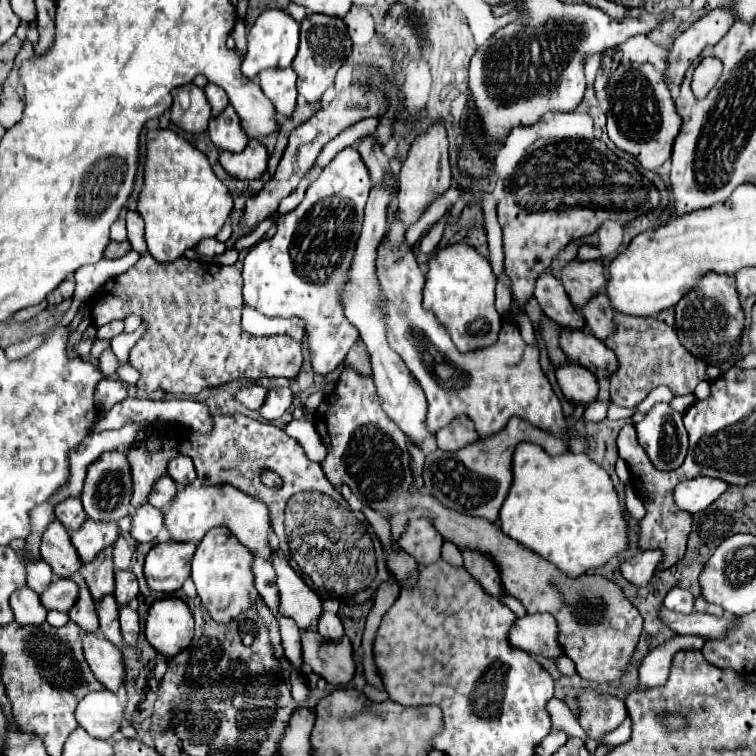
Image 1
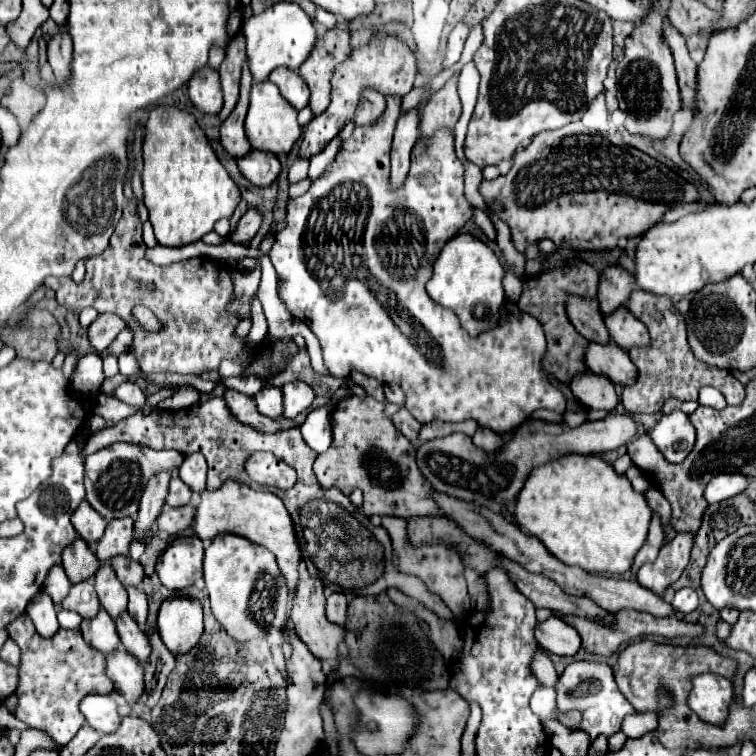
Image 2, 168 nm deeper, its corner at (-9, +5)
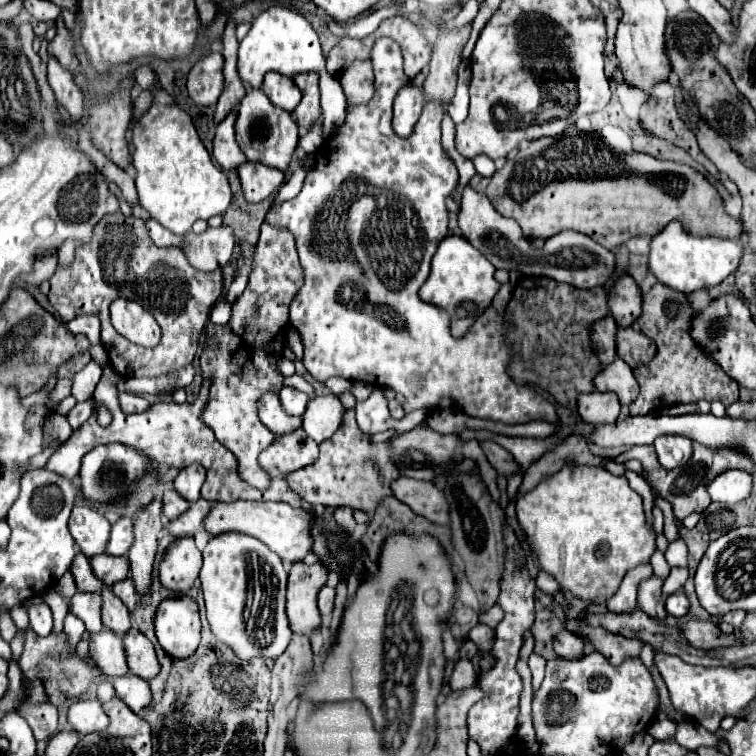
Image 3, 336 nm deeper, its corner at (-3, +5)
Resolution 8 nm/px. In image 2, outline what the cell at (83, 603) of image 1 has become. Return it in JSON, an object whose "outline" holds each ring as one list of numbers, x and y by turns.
{"outline":[[104,608,96,614,96,618,84,618,80,624,80,630,84,634,84,640,102,654,108,654,120,646,120,638,116,634,114,620,108,616]]}

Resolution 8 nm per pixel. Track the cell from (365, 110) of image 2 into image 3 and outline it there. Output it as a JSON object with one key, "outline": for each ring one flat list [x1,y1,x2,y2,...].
{"outline":[[370,60,352,62,340,76,348,104,366,104,374,96,374,72]]}

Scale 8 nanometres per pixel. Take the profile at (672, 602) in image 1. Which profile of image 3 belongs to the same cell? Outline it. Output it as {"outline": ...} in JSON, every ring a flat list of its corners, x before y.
{"outline":[[676,592,676,594,668,596,668,600,666,600,666,610,674,618,684,618,688,614,688,608,690,608,690,602,682,592]]}

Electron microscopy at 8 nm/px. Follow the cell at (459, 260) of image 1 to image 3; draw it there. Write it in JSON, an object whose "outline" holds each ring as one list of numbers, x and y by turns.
{"outline":[[446,236,432,258,432,270,420,288,420,298,428,304,444,308,450,314,452,336,462,338,462,334,468,332,468,326,472,326,474,320,484,314,500,290,500,282,496,282,494,270,496,268,474,246,470,246,466,238]]}

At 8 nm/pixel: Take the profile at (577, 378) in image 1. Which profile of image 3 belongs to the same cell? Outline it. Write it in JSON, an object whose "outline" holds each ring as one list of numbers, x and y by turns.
{"outline":[[590,392,578,396,578,412,584,422,592,426,614,424,620,414,620,402,614,394]]}

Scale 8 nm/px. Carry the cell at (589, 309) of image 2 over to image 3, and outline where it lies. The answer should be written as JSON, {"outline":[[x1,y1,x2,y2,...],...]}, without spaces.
{"outline":[[606,316,592,326,592,342,600,362,606,366,616,358,616,330,618,324,612,316]]}

